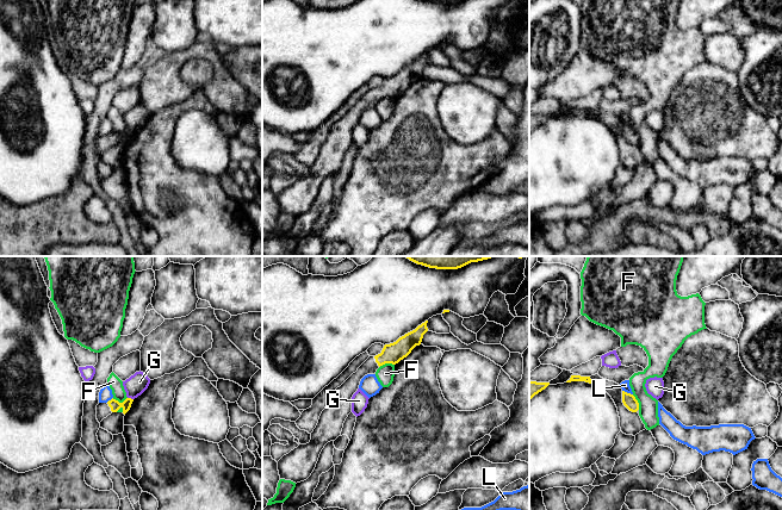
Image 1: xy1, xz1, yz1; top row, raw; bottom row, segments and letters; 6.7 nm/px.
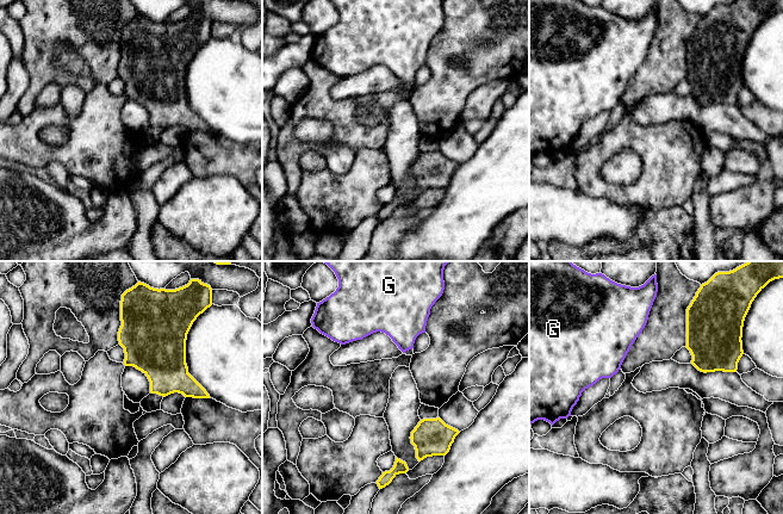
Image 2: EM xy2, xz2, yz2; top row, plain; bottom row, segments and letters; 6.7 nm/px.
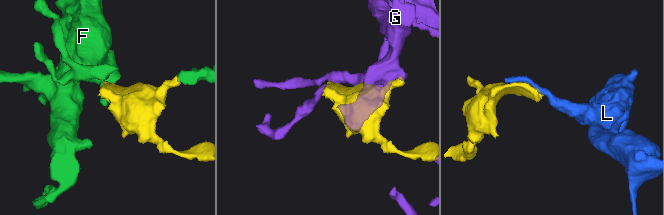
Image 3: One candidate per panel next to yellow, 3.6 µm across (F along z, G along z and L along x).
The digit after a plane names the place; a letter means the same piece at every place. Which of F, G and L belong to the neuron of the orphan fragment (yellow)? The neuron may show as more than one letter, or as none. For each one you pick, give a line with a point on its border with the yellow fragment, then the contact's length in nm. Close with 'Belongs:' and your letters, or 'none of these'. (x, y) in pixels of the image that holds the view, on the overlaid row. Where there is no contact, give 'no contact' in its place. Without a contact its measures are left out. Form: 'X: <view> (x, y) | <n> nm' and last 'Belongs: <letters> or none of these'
Belongs: none of these

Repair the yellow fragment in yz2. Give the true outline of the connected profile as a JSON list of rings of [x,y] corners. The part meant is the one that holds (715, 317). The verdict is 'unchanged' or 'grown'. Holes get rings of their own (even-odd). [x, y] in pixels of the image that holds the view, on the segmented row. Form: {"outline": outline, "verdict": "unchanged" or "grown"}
{"outline": [[[747,261],[729,272],[717,272],[702,284],[686,309],[686,348],[701,372],[737,372],[744,354],[742,327],[757,295],[772,280],[783,278],[783,261]]], "verdict": "unchanged"}

